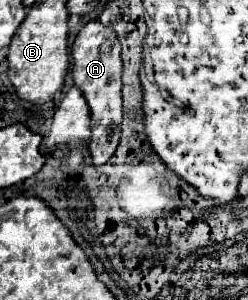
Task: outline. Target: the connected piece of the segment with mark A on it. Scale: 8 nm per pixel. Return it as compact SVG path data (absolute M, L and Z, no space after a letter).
M100 19L88 21L82 31L76 35L74 45L72 45L72 77L76 87L82 89L88 107L90 107L90 125L92 125L92 139L90 139L90 153L92 153L92 163L102 165L106 163L120 141L120 131L122 131L122 57L120 57L120 41L116 33L102 25Z

